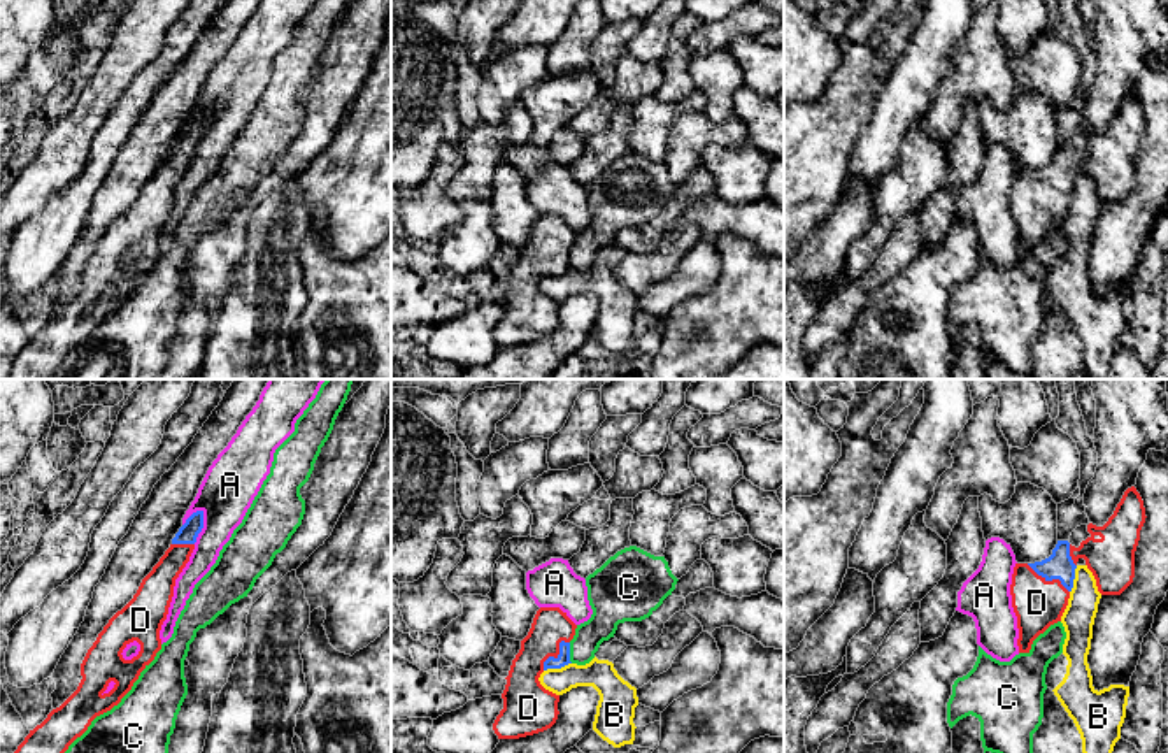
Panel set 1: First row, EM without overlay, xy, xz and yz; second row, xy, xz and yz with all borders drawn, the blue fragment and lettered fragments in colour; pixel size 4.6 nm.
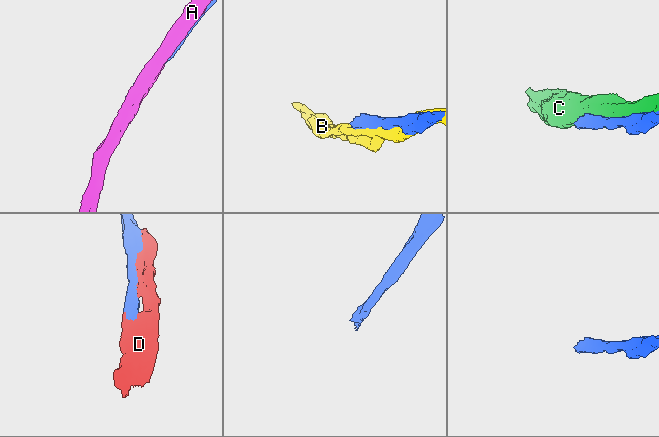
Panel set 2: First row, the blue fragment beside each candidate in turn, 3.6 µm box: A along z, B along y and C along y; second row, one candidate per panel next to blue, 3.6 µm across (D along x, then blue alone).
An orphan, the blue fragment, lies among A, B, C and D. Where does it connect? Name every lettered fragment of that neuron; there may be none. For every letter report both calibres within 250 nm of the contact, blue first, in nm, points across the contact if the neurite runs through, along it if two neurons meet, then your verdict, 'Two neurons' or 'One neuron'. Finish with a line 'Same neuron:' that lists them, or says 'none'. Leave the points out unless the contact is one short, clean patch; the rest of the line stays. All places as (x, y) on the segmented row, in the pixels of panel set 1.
A: Thickness 90 nm (blue) against 260 nm. Two neurons
B: Thickness 60 nm (blue) against 140 nm. Two neurons
C: Thickness 60 nm (blue) against 140 nm. Two neurons
D: Thickness 60 nm (blue) against 190 nm. One neuron
Same neuron: D

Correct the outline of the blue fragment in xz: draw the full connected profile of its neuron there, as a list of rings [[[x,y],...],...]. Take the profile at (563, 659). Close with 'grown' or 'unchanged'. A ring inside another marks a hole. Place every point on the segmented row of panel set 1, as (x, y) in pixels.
[[[559,607],[537,611],[505,678],[503,709],[493,723],[498,739],[533,735],[556,723],[559,695],[545,690],[538,678],[547,669],[572,663],[570,641],[575,628],[577,625]]]; grown

